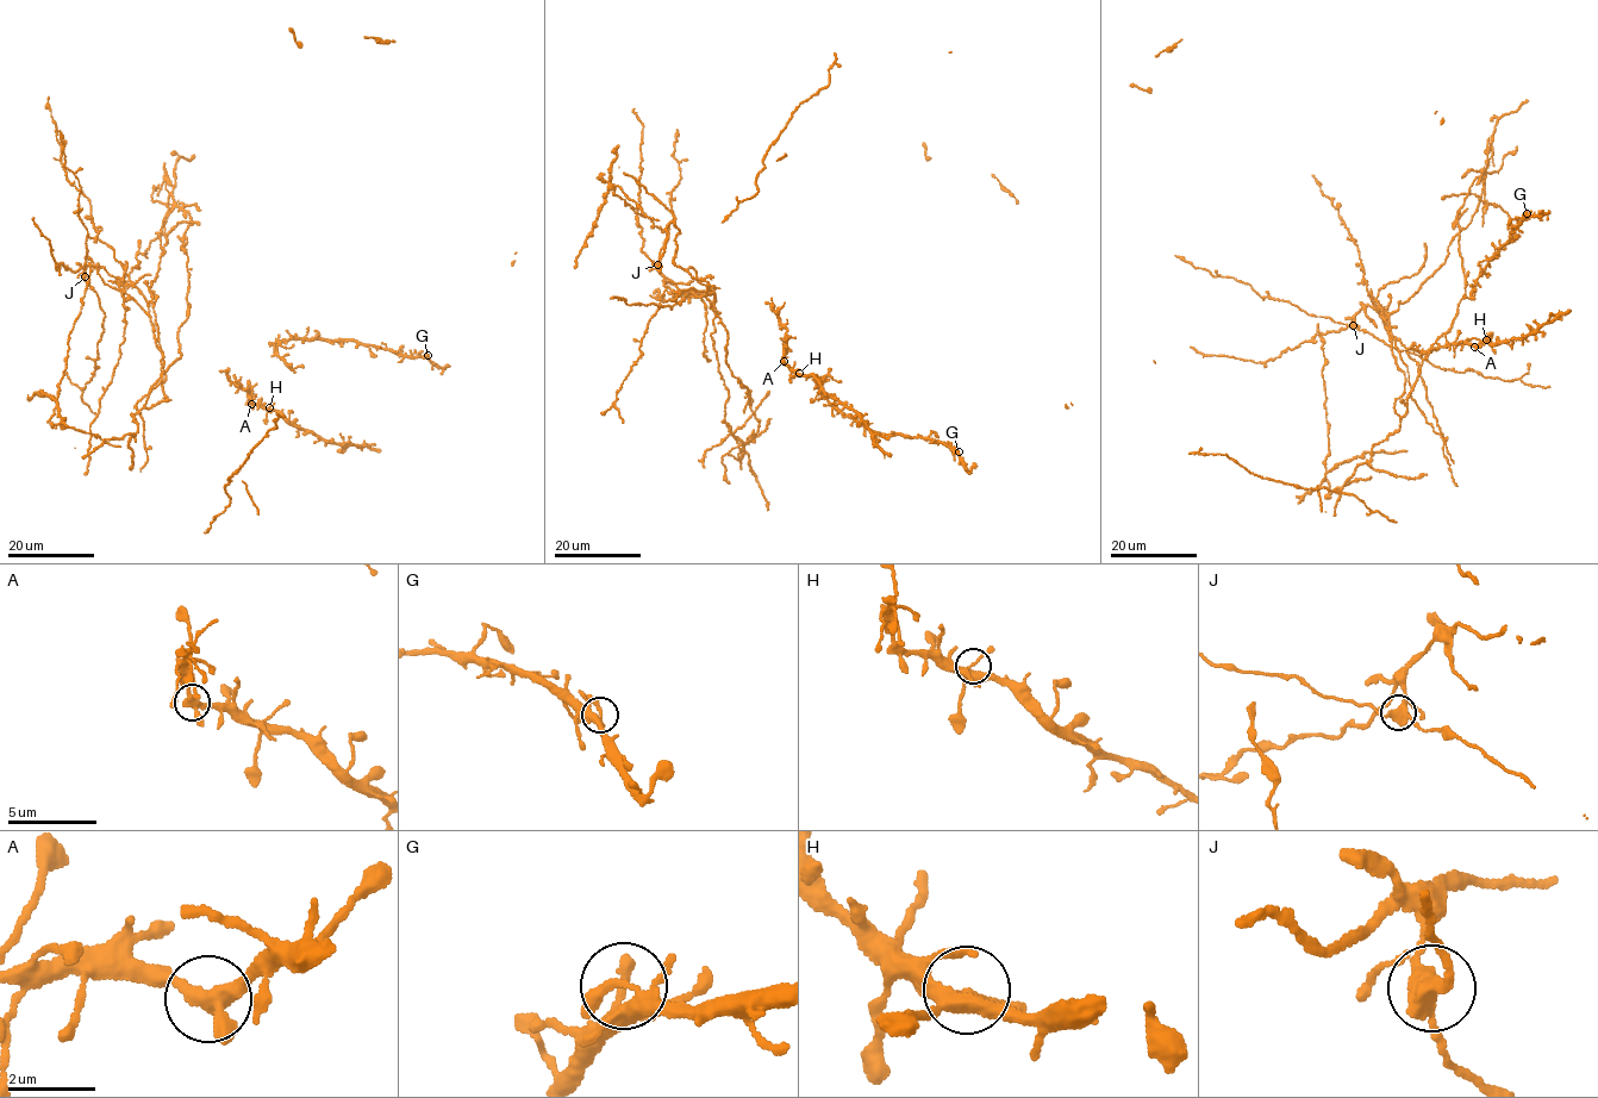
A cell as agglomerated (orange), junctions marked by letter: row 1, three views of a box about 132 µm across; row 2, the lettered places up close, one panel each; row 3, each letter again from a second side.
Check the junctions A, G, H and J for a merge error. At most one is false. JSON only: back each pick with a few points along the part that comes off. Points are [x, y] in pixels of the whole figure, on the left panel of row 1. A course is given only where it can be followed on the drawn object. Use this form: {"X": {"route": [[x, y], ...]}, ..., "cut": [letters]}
{"cut": ["J"]}

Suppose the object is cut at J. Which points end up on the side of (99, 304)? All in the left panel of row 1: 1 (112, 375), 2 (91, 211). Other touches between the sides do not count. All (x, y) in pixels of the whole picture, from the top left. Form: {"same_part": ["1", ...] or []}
{"same_part": []}

